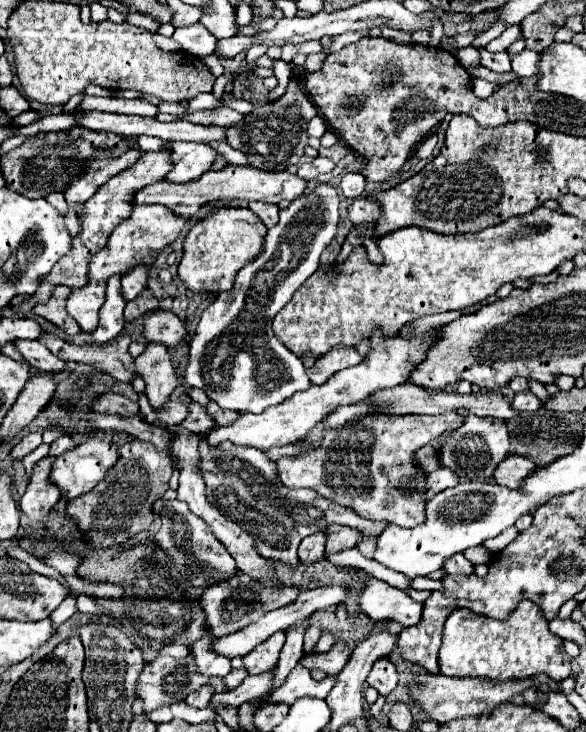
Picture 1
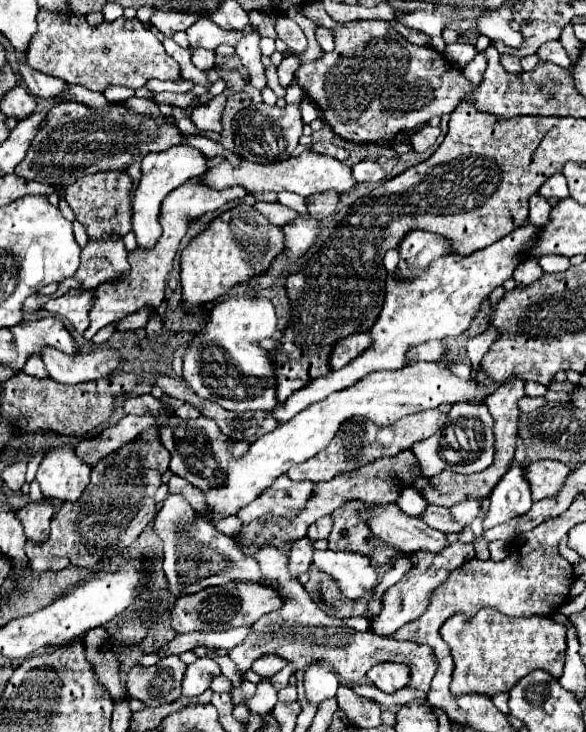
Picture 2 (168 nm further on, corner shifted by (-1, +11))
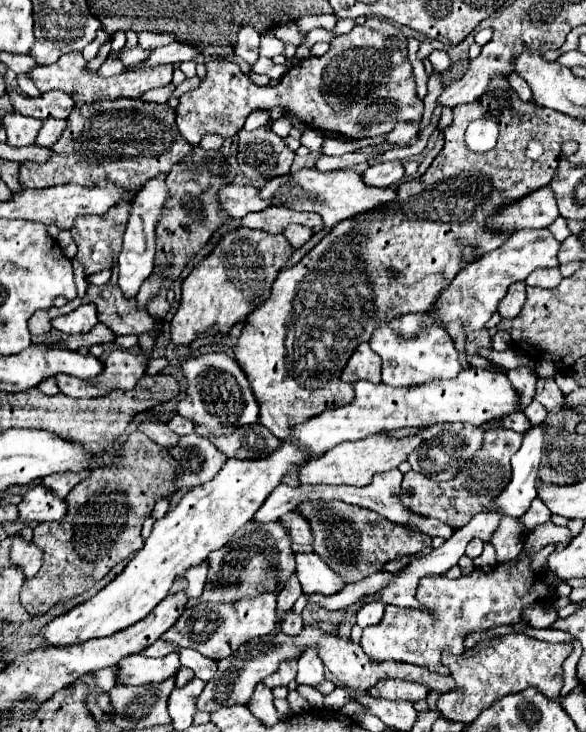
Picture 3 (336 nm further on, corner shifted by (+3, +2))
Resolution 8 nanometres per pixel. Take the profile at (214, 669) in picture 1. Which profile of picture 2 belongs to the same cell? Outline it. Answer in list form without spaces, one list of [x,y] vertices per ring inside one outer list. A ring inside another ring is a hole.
[[[200,657],[192,665],[186,667],[184,679],[182,679],[182,695],[184,697],[198,697],[202,695],[214,677],[220,675],[220,667],[210,657]]]

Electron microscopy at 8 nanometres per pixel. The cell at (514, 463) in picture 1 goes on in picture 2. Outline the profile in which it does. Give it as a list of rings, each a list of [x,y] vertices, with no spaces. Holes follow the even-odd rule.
[[[536,461],[526,467],[526,479],[532,487],[532,499],[540,501],[544,497],[556,497],[570,475],[570,467],[558,461]]]

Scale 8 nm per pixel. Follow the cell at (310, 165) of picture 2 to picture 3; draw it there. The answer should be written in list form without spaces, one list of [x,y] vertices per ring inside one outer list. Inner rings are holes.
[[[300,168],[290,174],[282,174],[278,178],[268,180],[260,188],[260,196],[270,200],[274,206],[286,206],[292,210],[304,210],[304,212],[316,212],[324,218],[326,226],[336,226],[338,222],[372,210],[376,206],[382,206],[384,202],[390,202],[396,198],[396,192],[390,188],[372,188],[366,186],[356,170],[332,170],[332,172],[320,172],[316,168]]]

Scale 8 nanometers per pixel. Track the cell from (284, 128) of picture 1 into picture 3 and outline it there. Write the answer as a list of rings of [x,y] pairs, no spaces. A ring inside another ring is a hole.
[[[260,126],[252,132],[238,132],[238,166],[250,180],[270,180],[288,174],[294,150],[284,142],[286,138],[274,134],[270,128]]]

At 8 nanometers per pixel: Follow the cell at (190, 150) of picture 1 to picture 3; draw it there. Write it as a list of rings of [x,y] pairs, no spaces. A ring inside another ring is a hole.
[[[158,174],[150,178],[134,196],[132,200],[132,210],[130,218],[126,224],[124,232],[124,248],[118,256],[118,286],[126,294],[126,298],[136,296],[142,282],[152,274],[154,270],[154,256],[156,256],[156,224],[158,218],[162,216],[162,206],[166,204],[168,198],[168,184],[166,184],[166,174]]]

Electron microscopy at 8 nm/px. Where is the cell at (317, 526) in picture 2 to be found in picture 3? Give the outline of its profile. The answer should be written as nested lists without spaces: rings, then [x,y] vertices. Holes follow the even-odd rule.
[[[288,512],[282,516],[282,520],[286,520],[292,542],[296,542],[296,544],[310,544],[312,542],[310,522],[306,522],[306,518],[300,518],[300,514],[296,514],[296,512]]]

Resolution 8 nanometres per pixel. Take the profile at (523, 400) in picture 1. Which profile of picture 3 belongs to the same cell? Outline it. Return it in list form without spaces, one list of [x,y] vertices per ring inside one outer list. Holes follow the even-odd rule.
[[[514,412],[514,414],[508,414],[506,420],[504,420],[504,426],[506,428],[512,428],[516,432],[528,432],[532,426],[530,426],[530,420],[526,418],[524,412]]]

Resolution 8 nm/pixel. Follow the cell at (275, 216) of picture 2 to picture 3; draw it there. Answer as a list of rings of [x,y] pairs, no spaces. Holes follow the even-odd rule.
[[[290,224],[284,228],[282,232],[286,236],[286,240],[294,246],[294,248],[300,248],[302,244],[306,244],[310,238],[312,238],[312,230],[306,228],[306,226],[300,226],[300,224]]]

